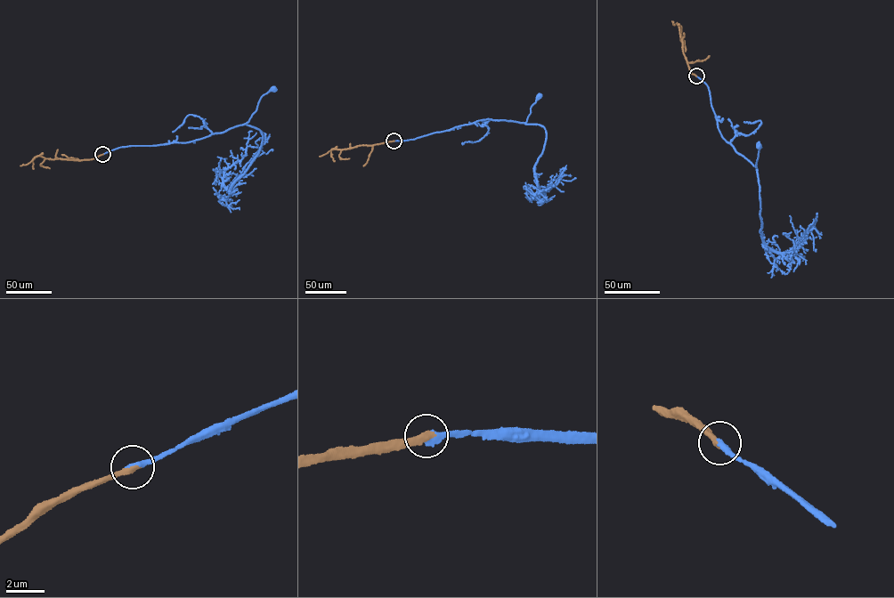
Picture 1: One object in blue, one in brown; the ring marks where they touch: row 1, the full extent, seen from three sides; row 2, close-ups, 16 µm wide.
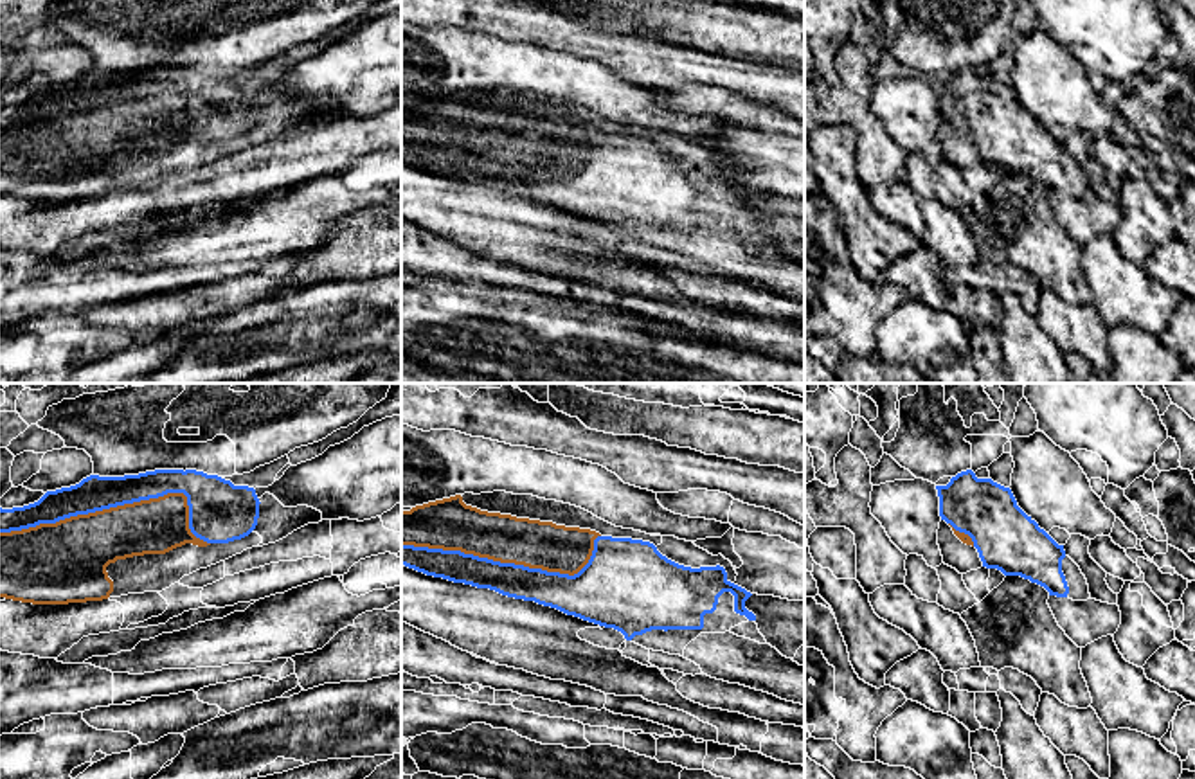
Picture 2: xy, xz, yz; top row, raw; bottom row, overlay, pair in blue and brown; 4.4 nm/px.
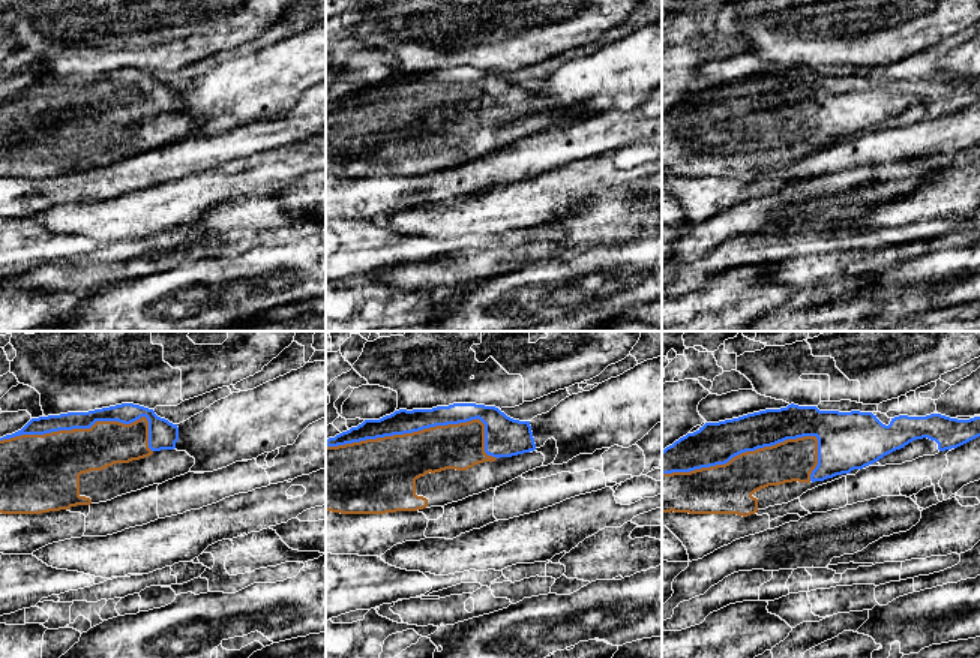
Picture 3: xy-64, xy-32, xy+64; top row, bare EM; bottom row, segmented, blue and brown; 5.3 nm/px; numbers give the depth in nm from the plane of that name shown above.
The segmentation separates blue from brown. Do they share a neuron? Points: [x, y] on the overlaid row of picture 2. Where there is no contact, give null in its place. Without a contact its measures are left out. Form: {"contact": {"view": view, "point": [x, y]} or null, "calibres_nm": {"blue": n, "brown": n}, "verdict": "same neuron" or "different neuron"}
{"contact": {"view": "xy", "point": [119, 504]}, "calibres_nm": {"blue": 160, "brown": 280}, "verdict": "same neuron"}

